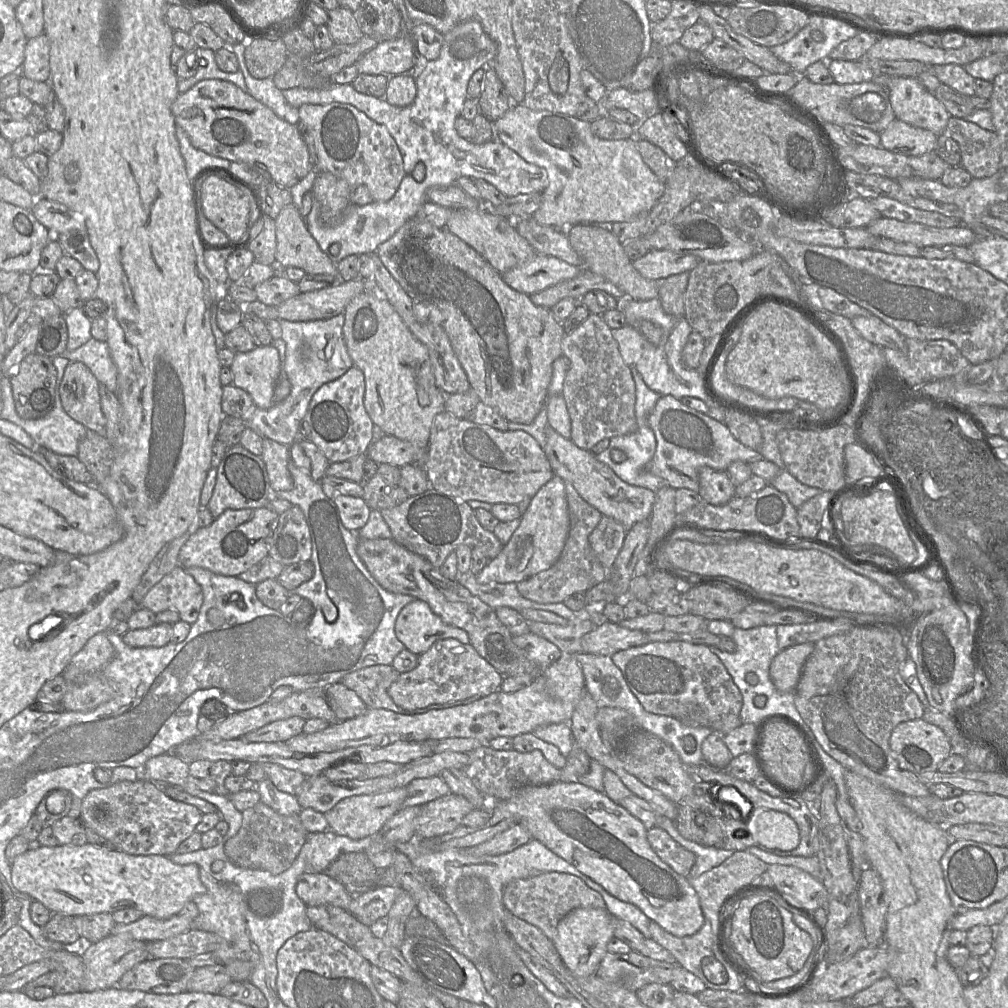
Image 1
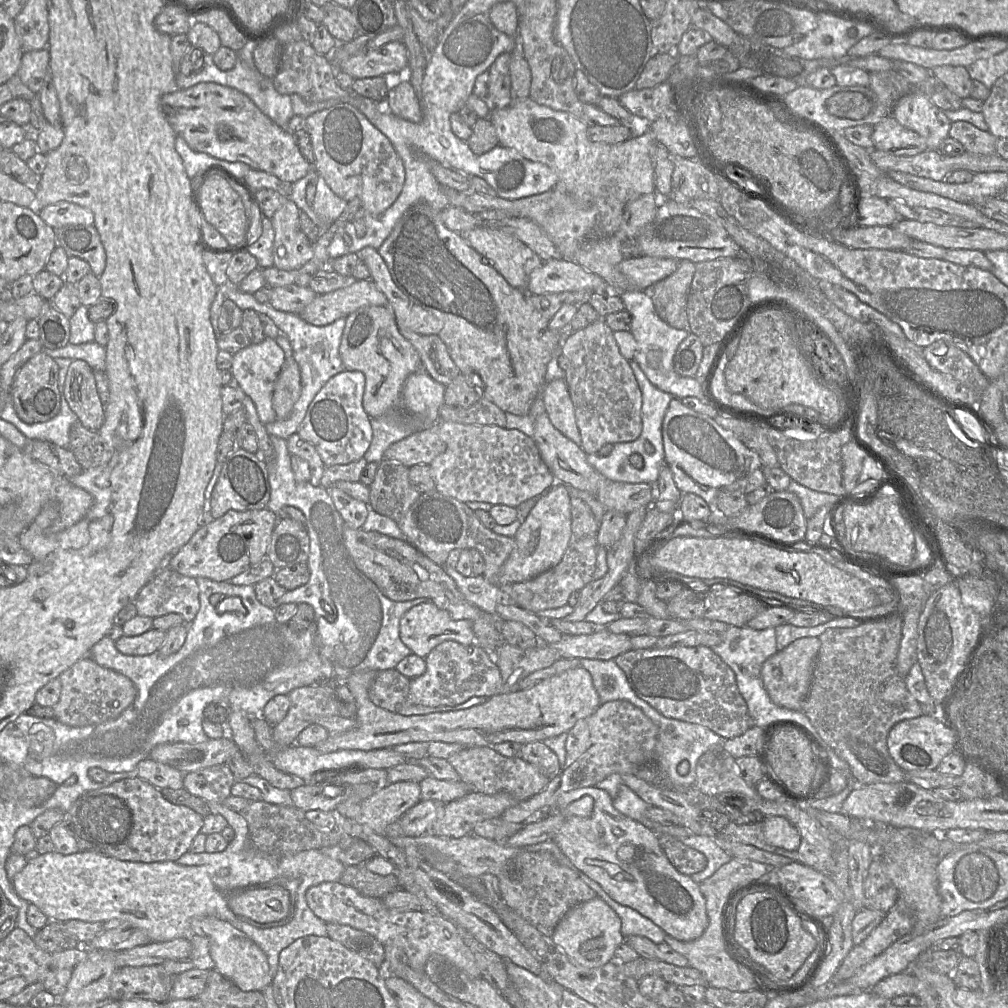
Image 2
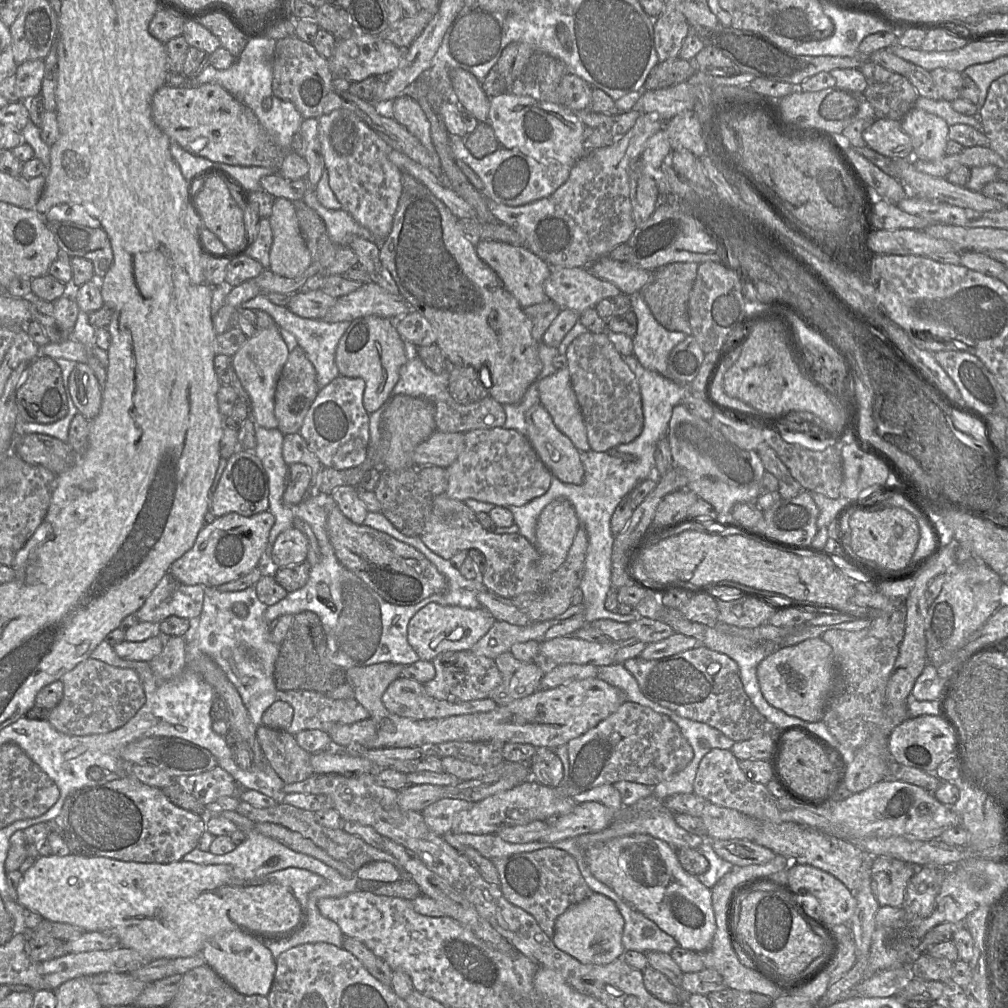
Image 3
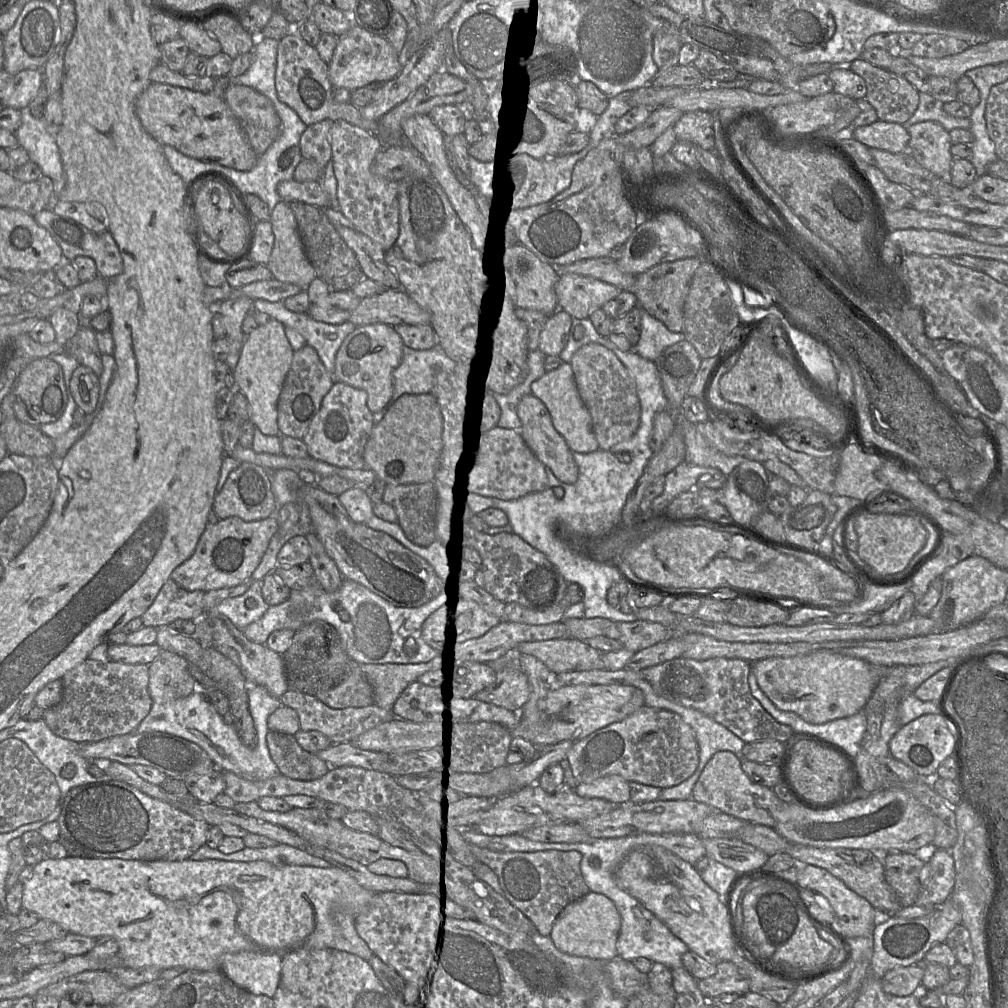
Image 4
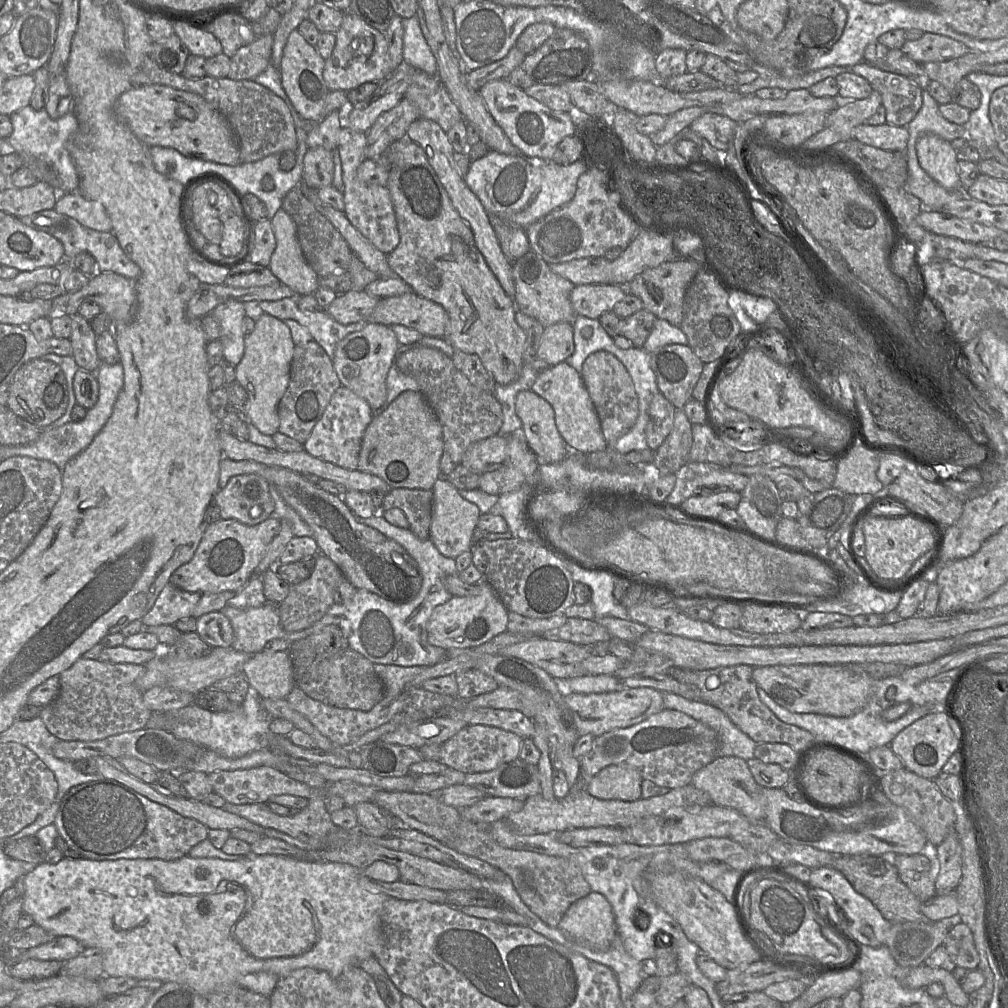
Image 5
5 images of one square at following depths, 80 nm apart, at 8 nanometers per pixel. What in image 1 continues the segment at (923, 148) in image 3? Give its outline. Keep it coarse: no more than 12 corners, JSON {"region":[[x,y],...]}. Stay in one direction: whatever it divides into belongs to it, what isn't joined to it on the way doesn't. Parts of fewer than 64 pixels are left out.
{"region":[[884,77],[896,119],[945,132],[951,117],[914,77]]}

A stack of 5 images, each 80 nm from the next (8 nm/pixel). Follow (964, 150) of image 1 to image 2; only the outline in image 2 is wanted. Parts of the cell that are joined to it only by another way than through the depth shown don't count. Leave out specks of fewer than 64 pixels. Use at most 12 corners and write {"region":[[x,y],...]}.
{"region":[[967,121],[951,122],[949,136],[967,152],[996,153],[995,137]]}

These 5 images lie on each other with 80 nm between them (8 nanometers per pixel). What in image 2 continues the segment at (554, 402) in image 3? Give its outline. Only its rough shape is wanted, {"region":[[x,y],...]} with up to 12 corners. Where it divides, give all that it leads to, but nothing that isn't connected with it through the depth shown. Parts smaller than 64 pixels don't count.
{"region":[[565,378],[545,384],[543,401],[554,427],[581,447]]}

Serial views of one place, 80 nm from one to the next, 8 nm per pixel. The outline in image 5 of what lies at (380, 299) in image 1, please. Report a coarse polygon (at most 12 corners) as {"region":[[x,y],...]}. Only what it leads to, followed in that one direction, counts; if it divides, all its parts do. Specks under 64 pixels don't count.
{"region":[[366,323],[337,343],[342,386],[372,411],[387,399],[400,346],[388,325]]}

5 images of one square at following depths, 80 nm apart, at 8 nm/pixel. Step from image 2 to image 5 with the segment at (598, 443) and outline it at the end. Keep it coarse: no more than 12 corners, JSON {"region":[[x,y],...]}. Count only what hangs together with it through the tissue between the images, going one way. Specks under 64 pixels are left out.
{"region":[[591,353],[580,372],[607,446],[638,417],[625,366]]}

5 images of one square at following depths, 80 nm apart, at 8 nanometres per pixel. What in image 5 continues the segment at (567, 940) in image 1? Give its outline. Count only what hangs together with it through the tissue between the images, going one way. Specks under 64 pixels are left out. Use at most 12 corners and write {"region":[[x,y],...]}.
{"region":[[593,891],[571,904],[557,928],[607,950],[617,935],[611,904]]}

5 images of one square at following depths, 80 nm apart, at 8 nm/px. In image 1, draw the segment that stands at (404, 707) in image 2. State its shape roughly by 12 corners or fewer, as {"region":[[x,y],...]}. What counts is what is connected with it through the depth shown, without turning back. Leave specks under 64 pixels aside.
{"region":[[374,665],[345,675],[340,682],[368,708],[405,715],[468,705],[473,696],[406,710],[388,693],[400,673],[391,665]]}

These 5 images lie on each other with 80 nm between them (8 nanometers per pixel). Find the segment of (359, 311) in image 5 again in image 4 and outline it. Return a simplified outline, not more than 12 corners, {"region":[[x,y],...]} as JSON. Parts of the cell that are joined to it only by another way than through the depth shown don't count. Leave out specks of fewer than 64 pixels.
{"region":[[331,291],[308,314],[328,324],[347,322],[361,298]]}

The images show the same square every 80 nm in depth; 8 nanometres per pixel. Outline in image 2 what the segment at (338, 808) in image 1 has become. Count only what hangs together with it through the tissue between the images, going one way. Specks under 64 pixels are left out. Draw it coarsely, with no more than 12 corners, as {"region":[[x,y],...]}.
{"region":[[417,782],[389,783],[345,817],[383,834],[419,802]]}

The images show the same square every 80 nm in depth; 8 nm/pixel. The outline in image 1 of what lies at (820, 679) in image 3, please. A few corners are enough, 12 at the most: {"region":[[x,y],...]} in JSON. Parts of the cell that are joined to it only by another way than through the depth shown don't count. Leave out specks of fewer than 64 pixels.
{"region":[[815,643],[782,650],[770,664],[778,691],[794,692]]}

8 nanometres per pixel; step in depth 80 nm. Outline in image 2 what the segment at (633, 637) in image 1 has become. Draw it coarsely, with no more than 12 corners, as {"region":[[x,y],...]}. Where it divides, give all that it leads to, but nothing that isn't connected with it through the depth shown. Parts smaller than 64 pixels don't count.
{"region":[[603,627],[551,645],[564,659],[615,660],[632,637]]}

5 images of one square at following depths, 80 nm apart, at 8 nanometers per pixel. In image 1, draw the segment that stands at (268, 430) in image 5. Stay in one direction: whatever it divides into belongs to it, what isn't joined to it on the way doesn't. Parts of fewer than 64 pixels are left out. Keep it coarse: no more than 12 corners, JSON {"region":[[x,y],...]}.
{"region":[[272,344],[236,353],[232,384],[274,404],[281,363]]}

